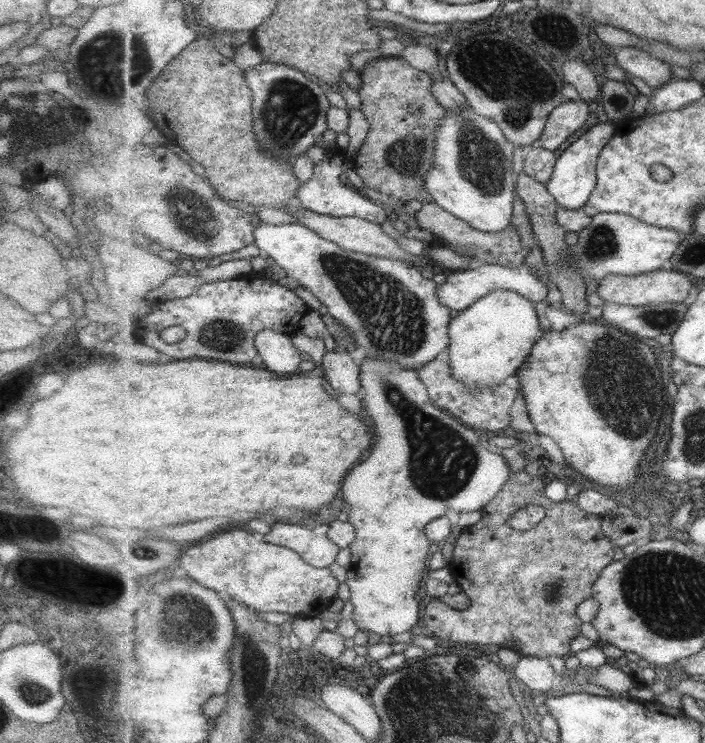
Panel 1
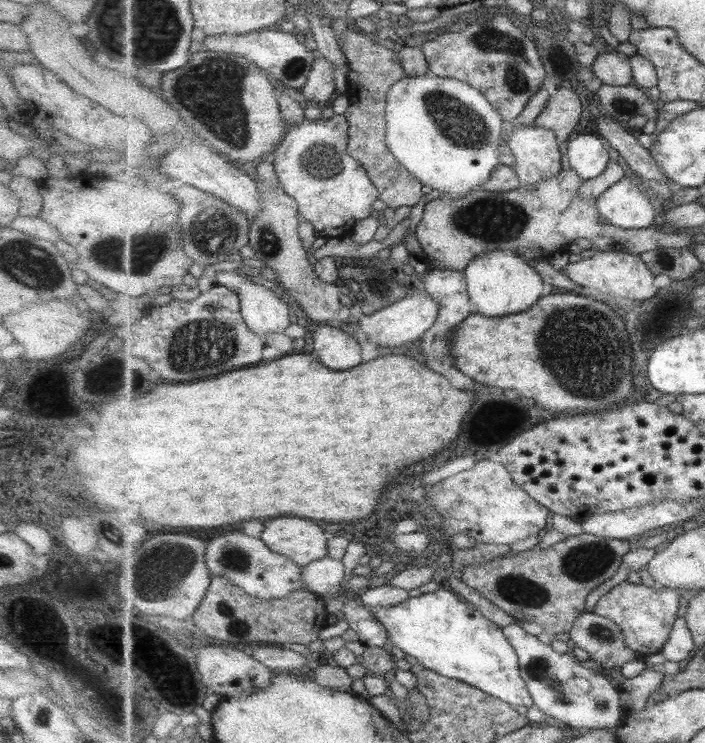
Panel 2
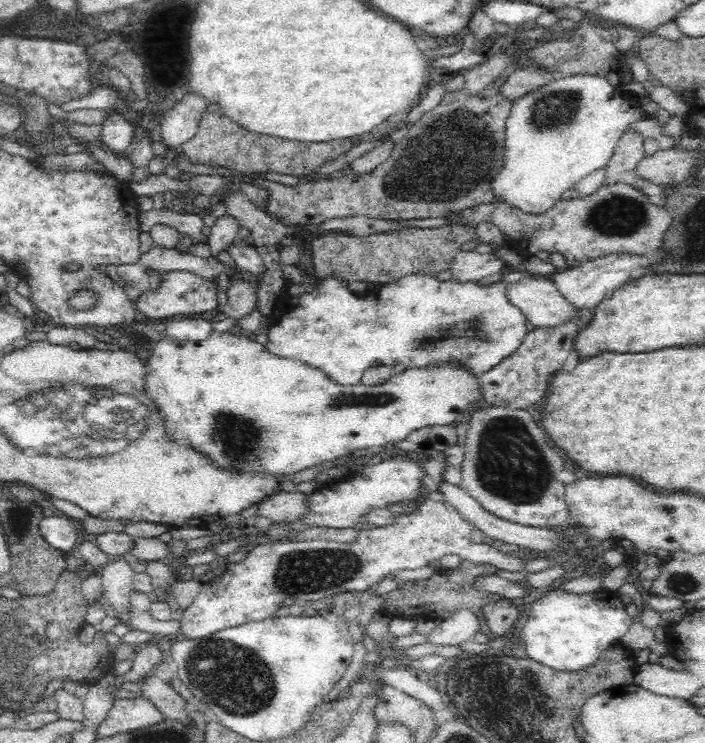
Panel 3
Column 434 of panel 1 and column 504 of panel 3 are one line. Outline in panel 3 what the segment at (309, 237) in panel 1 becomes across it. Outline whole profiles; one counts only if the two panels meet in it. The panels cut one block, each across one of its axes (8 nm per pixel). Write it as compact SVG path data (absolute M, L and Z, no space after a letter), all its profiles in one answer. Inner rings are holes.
M302 266L299 269L302 284L314 284L314 290L290 298L290 304L283 295L278 296L277 305L282 306L278 310L288 311L284 314L280 312L274 322L269 322L266 348L281 358L302 360L345 386L360 384L363 374L369 369L393 368L396 364L404 364L406 369L426 371L450 364L456 369L464 369L472 377L478 377L515 354L530 332L526 315L506 296L509 284L500 280L479 286L473 282L458 281L453 276L449 280L438 280L436 275L410 273L374 285L369 290L370 294L360 298L350 292L346 280L336 275L318 277L302 270Z

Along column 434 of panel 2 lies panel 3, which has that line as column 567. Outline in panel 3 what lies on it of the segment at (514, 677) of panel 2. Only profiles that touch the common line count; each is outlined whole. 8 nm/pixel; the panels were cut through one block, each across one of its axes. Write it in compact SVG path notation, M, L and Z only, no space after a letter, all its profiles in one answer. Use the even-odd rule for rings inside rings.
M556 588L528 607L519 626L529 659L554 669L575 671L598 660L603 650L622 638L633 622L615 593L598 590L574 594Z

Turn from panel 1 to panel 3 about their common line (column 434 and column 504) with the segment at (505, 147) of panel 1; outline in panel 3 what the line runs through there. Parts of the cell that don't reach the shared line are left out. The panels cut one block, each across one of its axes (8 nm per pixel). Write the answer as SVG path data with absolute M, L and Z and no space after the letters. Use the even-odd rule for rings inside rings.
M589 73L559 76L554 82L525 94L516 100L506 120L505 168L500 170L492 182L496 195L504 197L506 203L518 207L526 214L544 214L560 200L563 192L576 185L581 178L604 169L630 124L652 122L652 126L664 130L667 116L661 112L650 114L644 111L640 102L640 98L628 96L621 88L608 82L608 79Z

